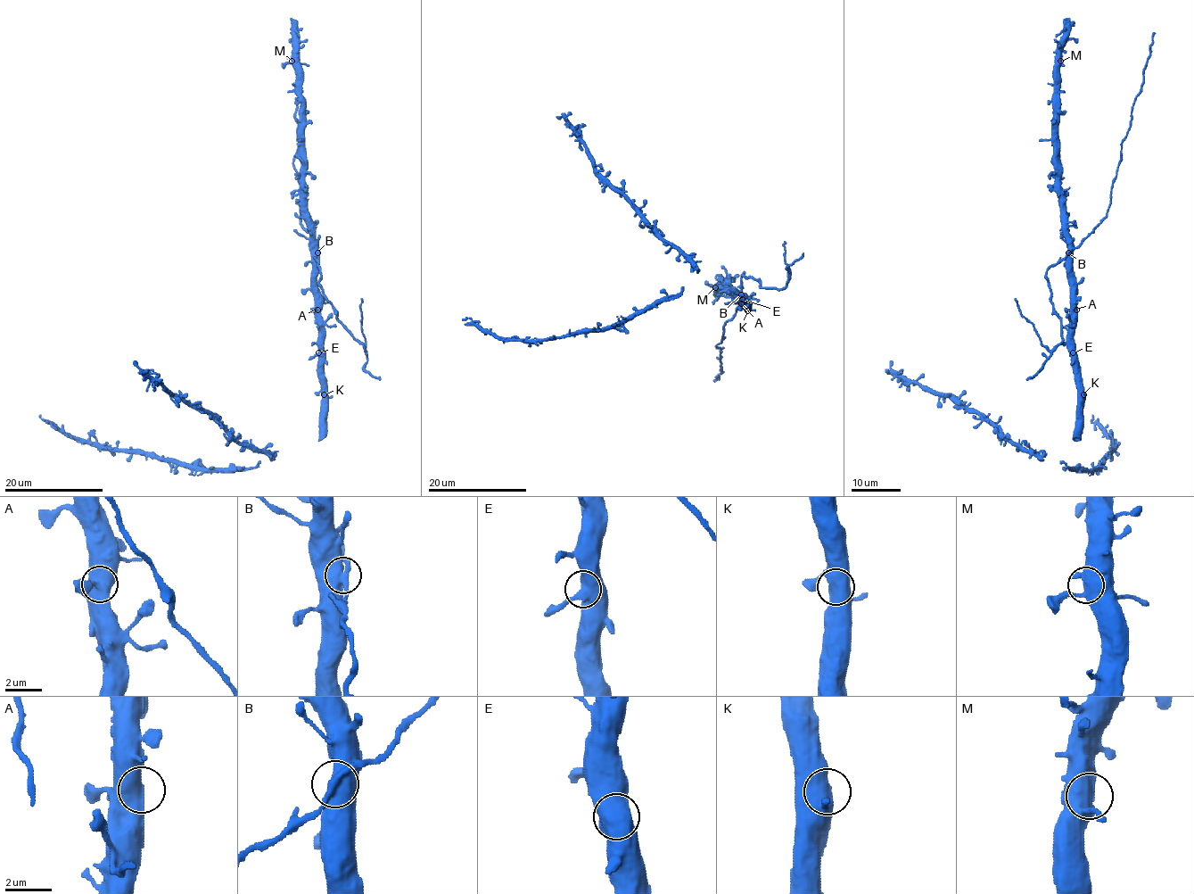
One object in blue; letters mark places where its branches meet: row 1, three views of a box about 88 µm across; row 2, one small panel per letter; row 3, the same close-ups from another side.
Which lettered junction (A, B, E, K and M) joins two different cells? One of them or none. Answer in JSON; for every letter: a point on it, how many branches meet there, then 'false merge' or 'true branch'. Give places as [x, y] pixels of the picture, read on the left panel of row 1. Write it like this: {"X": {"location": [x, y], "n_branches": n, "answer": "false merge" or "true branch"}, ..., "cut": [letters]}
{"A": {"location": [317, 310], "n_branches": 2, "answer": "true branch"}, "B": {"location": [317, 252], "n_branches": 3, "answer": "false merge"}, "E": {"location": [318, 352], "n_branches": 2, "answer": "true branch"}, "K": {"location": [324, 394], "n_branches": 3, "answer": "true branch"}, "M": {"location": [292, 61], "n_branches": 2, "answer": "true branch"}, "cut": ["B"]}

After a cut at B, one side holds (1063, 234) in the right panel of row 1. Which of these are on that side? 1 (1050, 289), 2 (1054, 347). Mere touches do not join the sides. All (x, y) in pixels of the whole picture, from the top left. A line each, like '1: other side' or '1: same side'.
1: other side
2: other side

